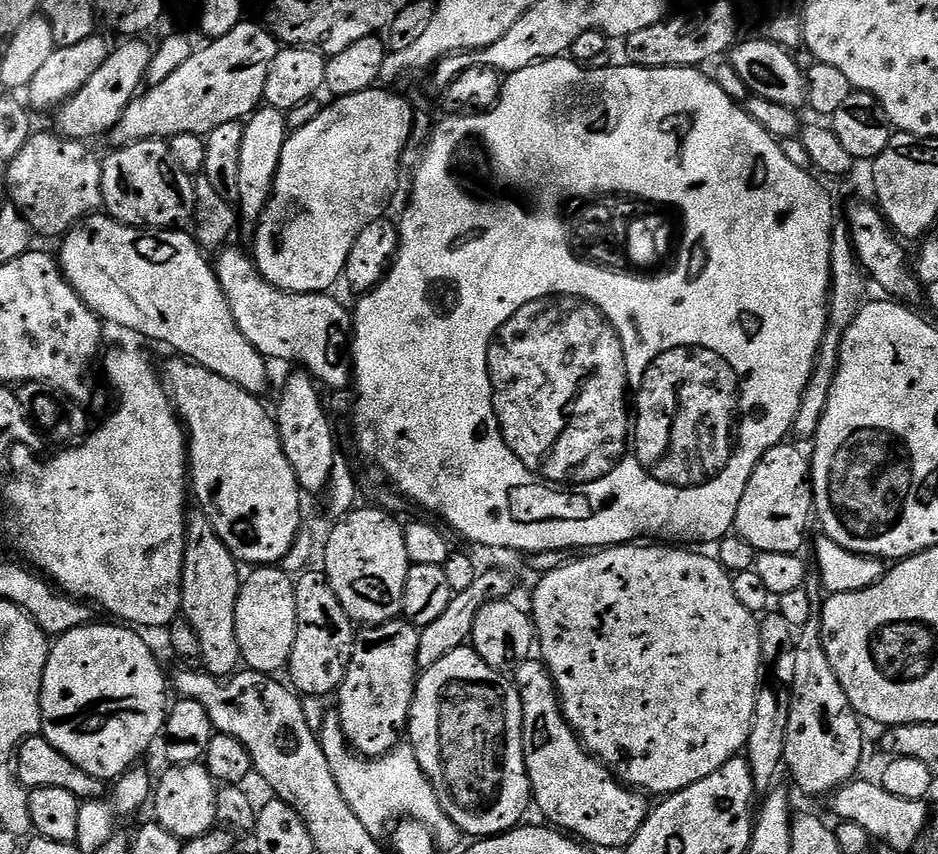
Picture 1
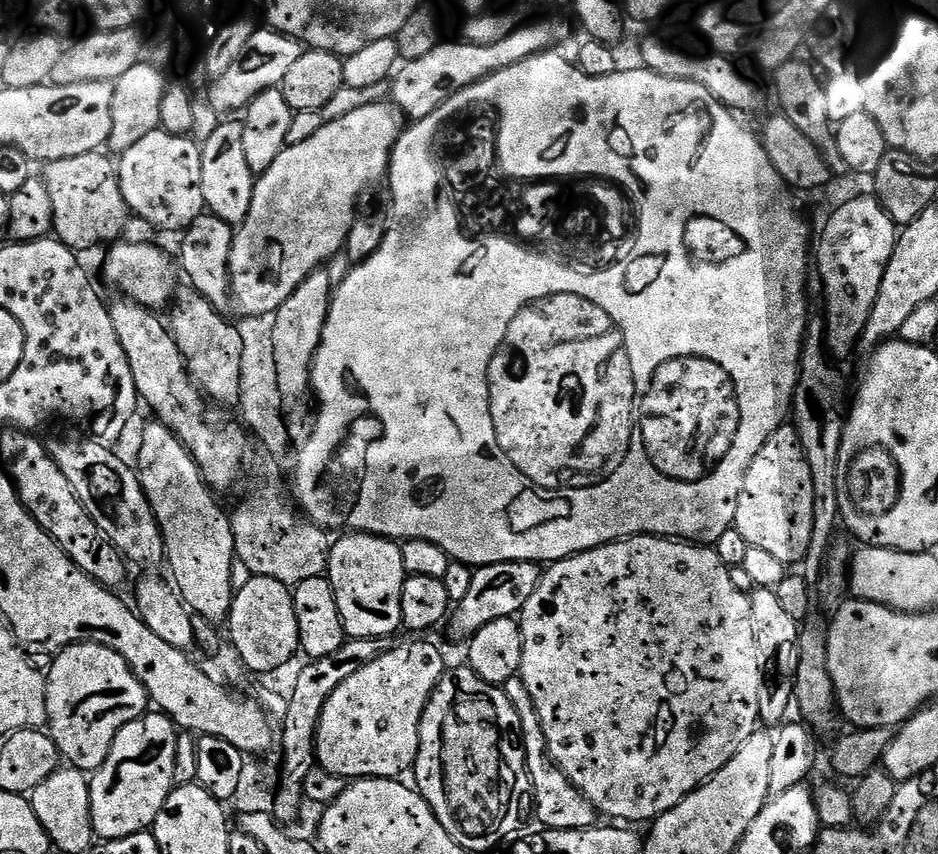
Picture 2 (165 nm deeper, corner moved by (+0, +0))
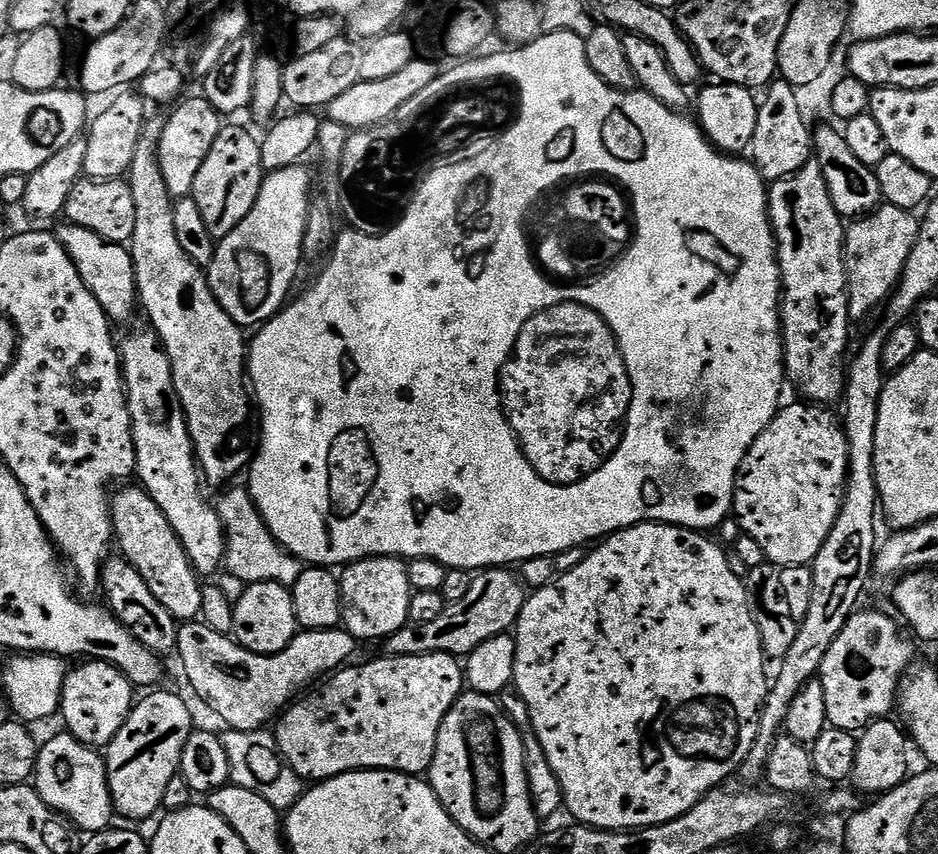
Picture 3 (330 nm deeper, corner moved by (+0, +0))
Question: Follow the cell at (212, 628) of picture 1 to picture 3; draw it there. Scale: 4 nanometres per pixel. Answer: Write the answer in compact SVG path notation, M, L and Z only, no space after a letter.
M151 330L126 337L119 350L136 447L135 475L140 476L139 483L158 504L174 534L178 534L196 575L215 577L212 575L221 571L228 539L224 536L222 518L216 513L213 501L204 497L205 485L196 463L196 451L192 449L188 423L174 390L170 358L164 352L160 337Z

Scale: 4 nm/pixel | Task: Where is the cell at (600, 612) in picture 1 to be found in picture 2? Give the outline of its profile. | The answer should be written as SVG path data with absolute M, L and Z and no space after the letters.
M630 536L557 560L549 568L552 569L541 575L538 590L530 594L530 602L526 602L518 617L522 630L522 662L518 675L538 710L548 752L566 778L570 778L572 784L595 805L597 813L604 815L605 812L616 822L651 822L666 810L678 806L682 798L701 784L707 784L711 776L718 774L718 770L738 754L738 746L758 731L764 661L762 646L754 630L749 593L744 593L736 585L733 569L718 558L715 547L667 536Z

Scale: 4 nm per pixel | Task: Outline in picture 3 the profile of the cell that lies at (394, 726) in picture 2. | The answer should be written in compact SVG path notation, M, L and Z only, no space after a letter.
M384 654L381 657L381 660L372 660L369 664L358 665L357 668L345 666L339 669L335 675L319 685L321 688L317 692L309 691L301 695L280 713L274 724L276 745L284 763L289 764L301 780L333 780L335 776L347 772L365 770L405 772L408 776L427 773L434 758L442 718L446 718L450 706L454 706L454 702L466 688L461 661L446 654Z

